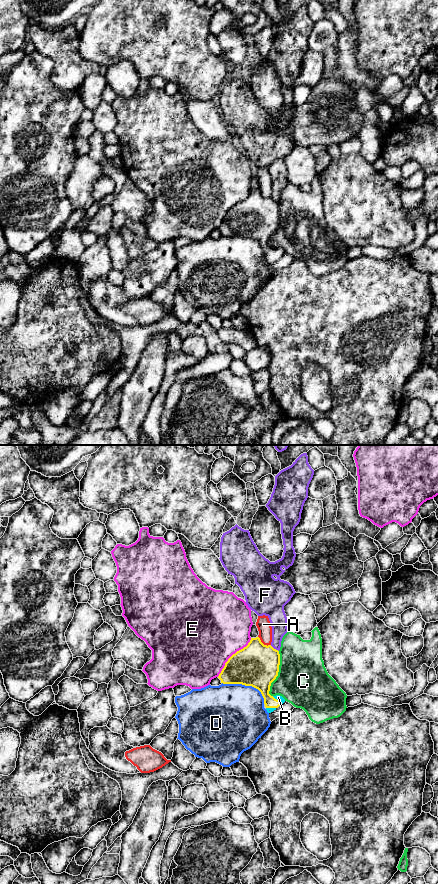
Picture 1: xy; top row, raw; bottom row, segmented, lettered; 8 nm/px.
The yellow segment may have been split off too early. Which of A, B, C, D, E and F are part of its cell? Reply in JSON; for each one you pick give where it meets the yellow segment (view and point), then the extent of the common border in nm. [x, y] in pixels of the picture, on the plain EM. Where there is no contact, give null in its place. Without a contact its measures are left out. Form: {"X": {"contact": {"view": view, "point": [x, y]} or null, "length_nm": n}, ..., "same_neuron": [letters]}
{"B": {"contact": {"view": "xy", "point": [276, 251]}, "length_nm": 100}, "same_neuron": ["B"]}

